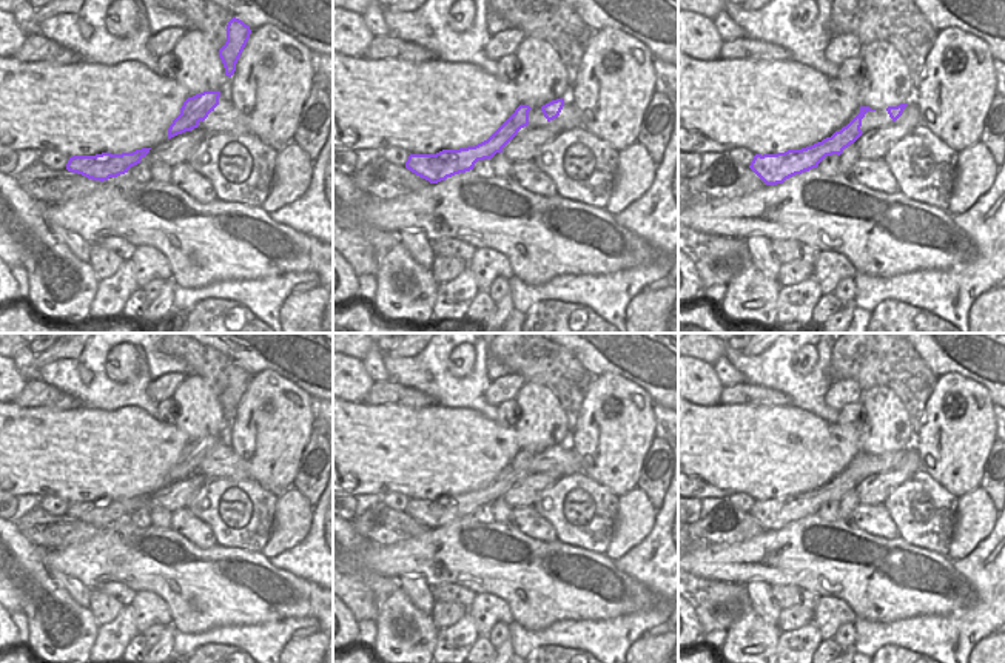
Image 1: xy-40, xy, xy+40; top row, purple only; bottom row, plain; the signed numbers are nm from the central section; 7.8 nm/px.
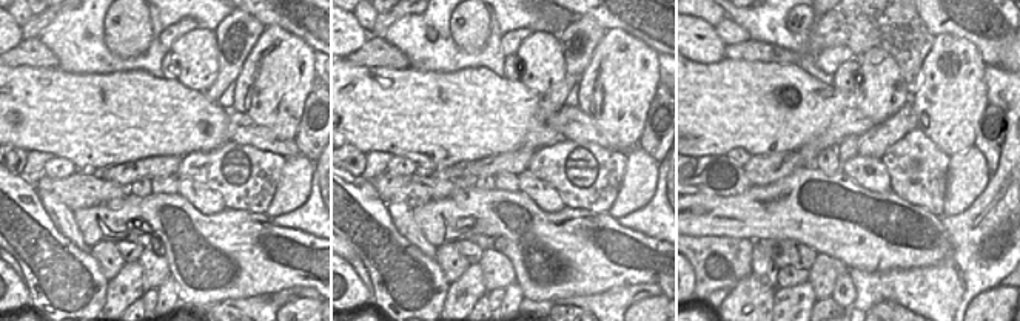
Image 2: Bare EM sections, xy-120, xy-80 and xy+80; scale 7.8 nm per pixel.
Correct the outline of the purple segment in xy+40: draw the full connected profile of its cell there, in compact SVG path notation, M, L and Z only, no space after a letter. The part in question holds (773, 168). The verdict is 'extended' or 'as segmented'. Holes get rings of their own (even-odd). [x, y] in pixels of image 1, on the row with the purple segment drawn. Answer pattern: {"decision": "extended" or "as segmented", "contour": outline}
{"decision": "as segmented", "contour": "M860 106L860 113L846 126L811 146L802 150L788 150L777 154L755 154L749 168L766 185L783 183L786 179L795 174L817 168L826 156L840 156L845 148L848 148L863 134L860 126L862 119L868 111L876 109Z"}

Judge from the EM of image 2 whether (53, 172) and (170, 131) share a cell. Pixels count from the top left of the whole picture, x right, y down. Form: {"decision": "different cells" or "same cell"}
{"decision": "different cells"}

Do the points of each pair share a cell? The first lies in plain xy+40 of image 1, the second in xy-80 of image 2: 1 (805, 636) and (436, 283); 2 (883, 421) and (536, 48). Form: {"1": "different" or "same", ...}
{"1": "different", "2": "same"}

